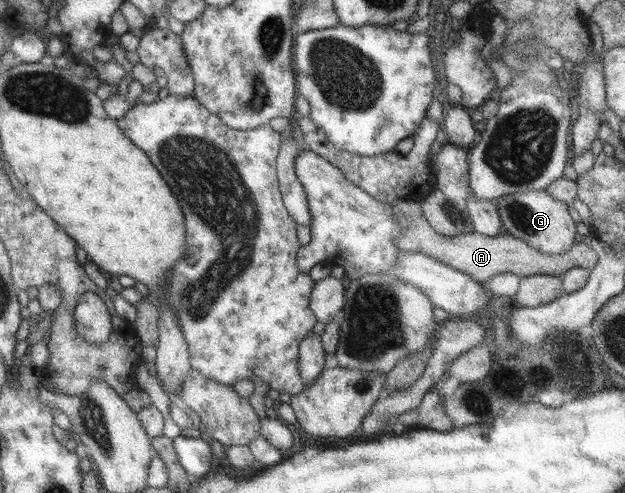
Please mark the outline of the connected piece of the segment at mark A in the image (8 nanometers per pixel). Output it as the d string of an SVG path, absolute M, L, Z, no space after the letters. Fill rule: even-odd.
M398 199L395 204L399 236L395 239L396 249L410 253L423 253L436 261L457 269L470 279L485 283L500 273L508 272L520 278L543 274L561 278L562 273L571 267L592 269L597 263L597 255L582 242L574 242L572 247L560 255L546 255L528 245L525 241L502 232L496 237L486 237L475 231L448 237L436 233L424 218L416 200Z

